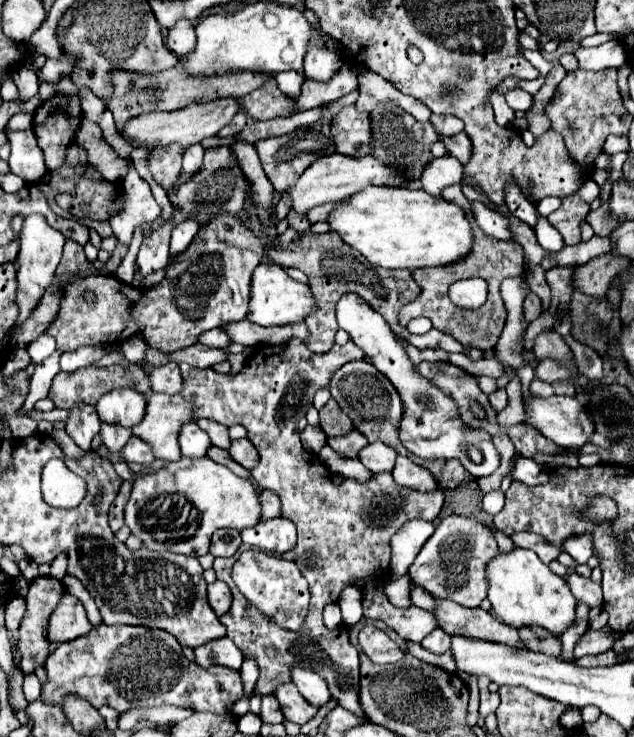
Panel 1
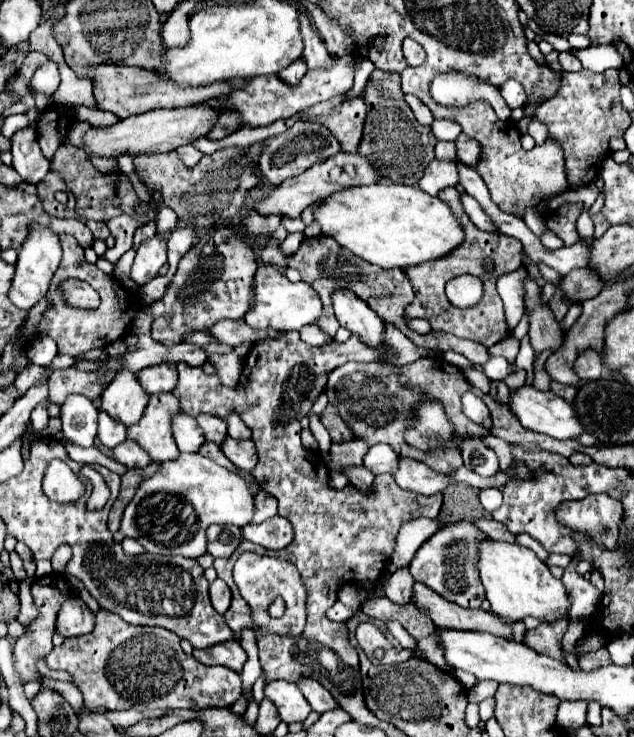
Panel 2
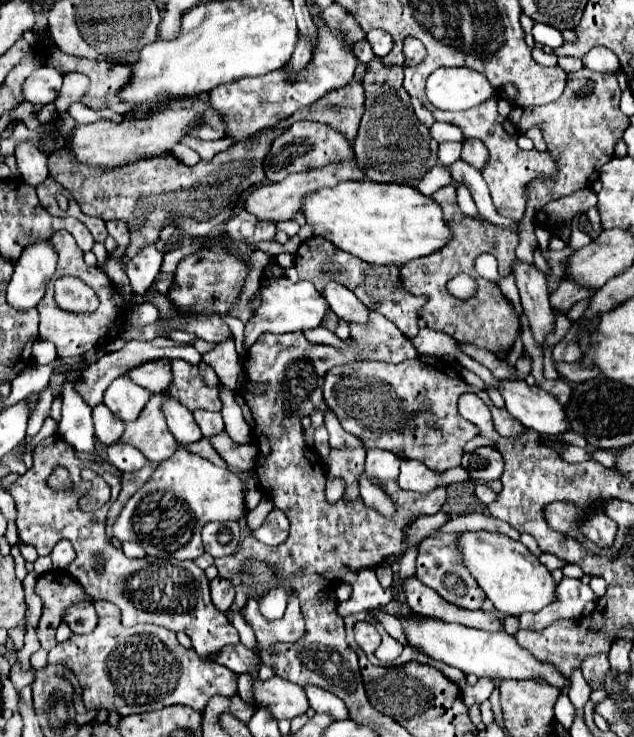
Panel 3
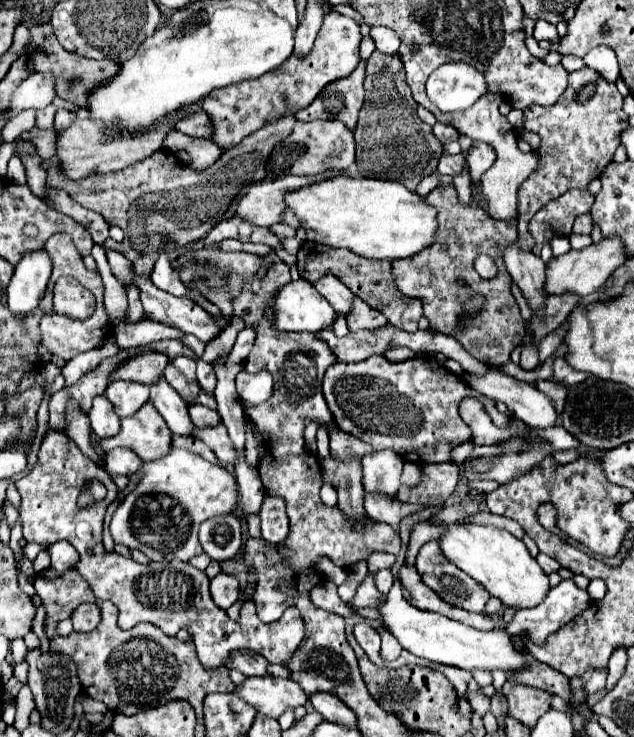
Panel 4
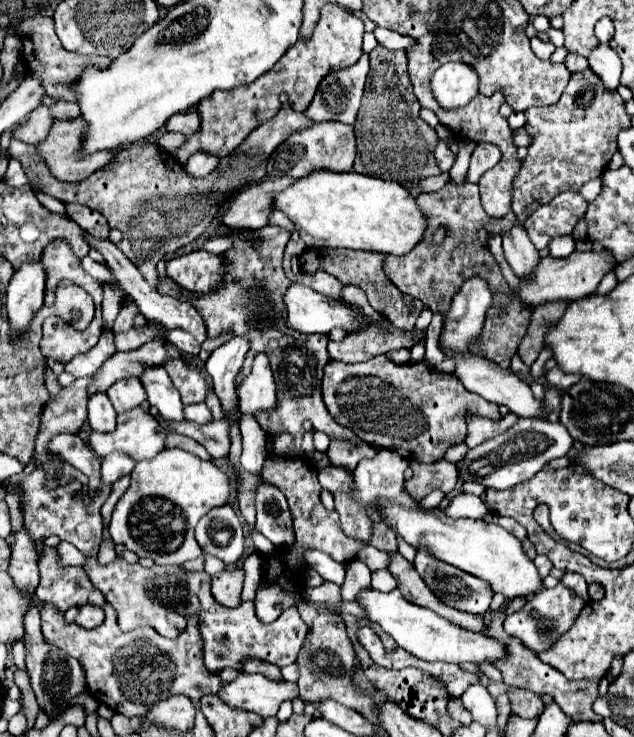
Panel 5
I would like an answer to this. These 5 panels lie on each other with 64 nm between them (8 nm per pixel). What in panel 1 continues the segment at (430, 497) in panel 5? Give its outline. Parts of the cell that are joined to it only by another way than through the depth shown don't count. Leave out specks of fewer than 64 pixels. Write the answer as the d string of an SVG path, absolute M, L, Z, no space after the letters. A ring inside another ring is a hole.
M324 446L318 452L318 458L328 466L330 472L338 472L344 478L352 478L356 482L368 482L374 474L368 472L368 468L364 468L364 464L360 464L360 460L350 460L344 456L336 456L336 452L330 446Z

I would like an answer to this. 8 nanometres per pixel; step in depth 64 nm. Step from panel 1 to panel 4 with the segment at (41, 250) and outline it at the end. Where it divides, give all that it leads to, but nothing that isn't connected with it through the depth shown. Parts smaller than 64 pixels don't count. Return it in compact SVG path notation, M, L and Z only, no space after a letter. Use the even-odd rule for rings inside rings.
M44 250L26 254L8 284L8 308L12 314L28 314L38 308L50 280L52 262Z

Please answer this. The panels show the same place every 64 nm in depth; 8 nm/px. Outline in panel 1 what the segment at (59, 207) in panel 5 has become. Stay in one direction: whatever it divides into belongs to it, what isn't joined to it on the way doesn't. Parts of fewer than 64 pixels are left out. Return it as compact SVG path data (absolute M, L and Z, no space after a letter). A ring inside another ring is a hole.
M32 128L28 130L20 130L20 132L10 132L6 134L10 140L10 172L14 172L16 176L20 176L26 182L38 182L46 172L46 164L44 164L44 156L36 144L36 136L32 132Z

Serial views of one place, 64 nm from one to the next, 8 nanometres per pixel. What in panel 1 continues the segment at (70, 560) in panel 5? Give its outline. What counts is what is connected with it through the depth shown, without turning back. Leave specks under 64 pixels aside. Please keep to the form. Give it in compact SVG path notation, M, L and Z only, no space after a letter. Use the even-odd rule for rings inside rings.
M64 554L58 556L51 563L50 576L61 581L66 576L66 560L68 560L68 556L64 556Z

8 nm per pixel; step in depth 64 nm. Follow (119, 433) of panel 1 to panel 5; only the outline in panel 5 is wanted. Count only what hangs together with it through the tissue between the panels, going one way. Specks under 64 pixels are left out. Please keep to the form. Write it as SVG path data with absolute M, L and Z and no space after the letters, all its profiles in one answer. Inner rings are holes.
M104 392L92 394L88 400L88 424L98 432L112 432L116 428L116 410Z

